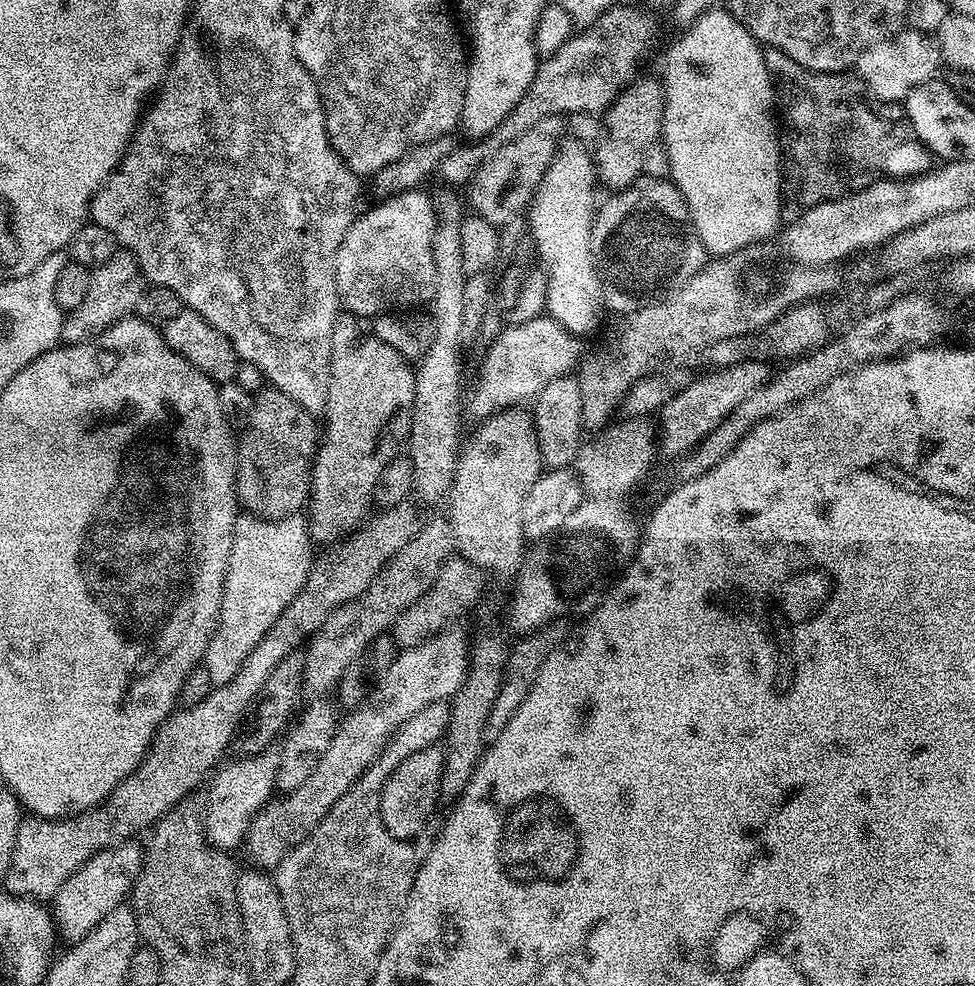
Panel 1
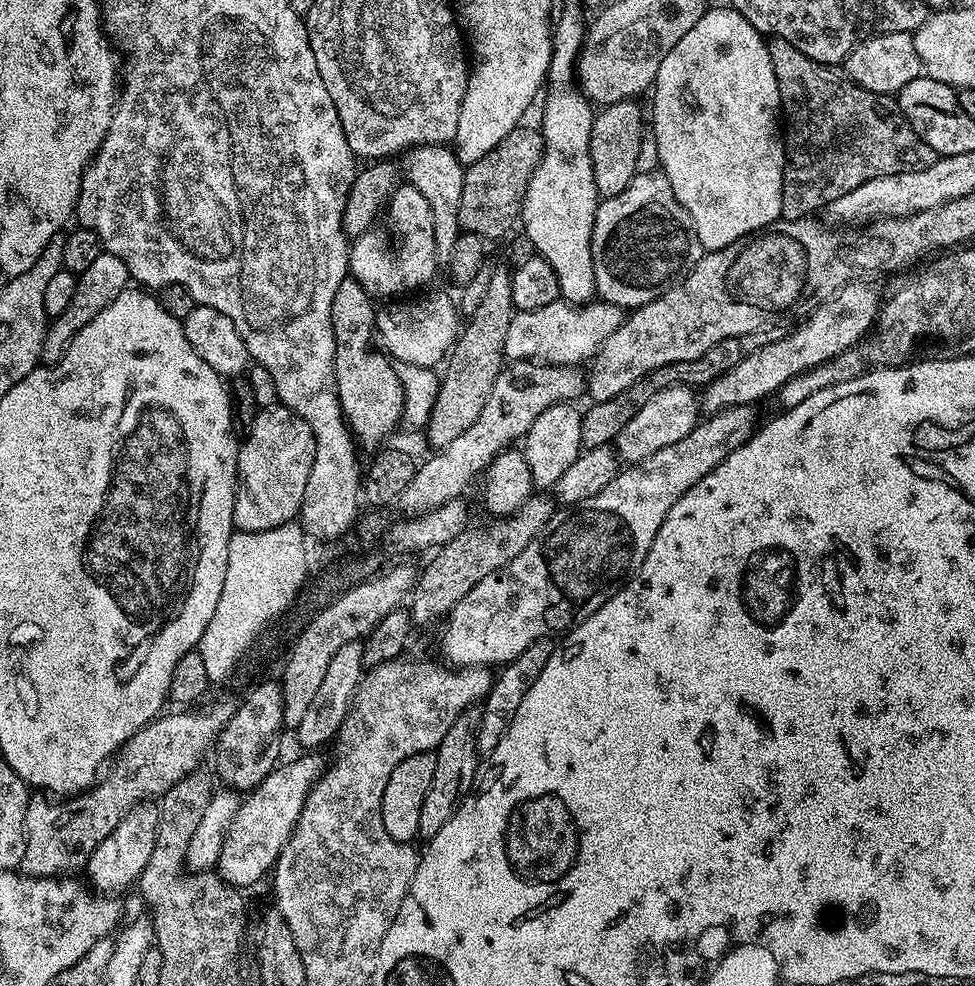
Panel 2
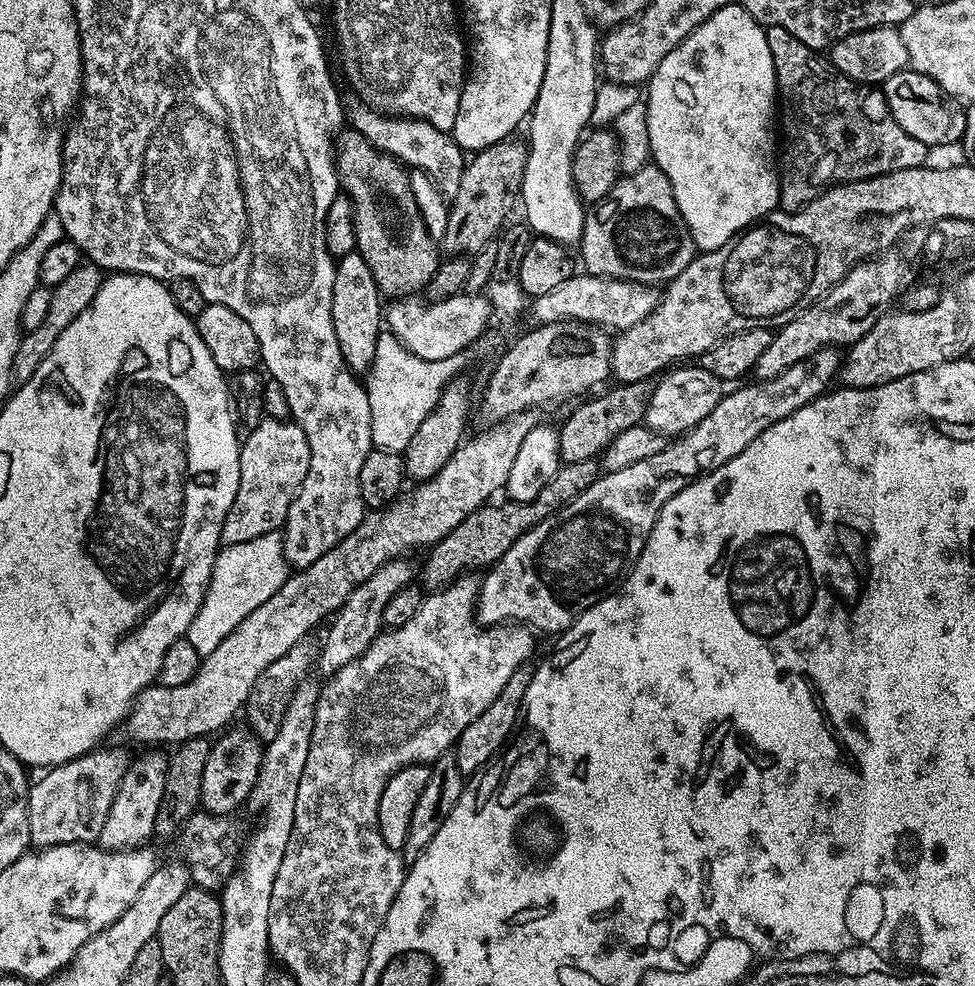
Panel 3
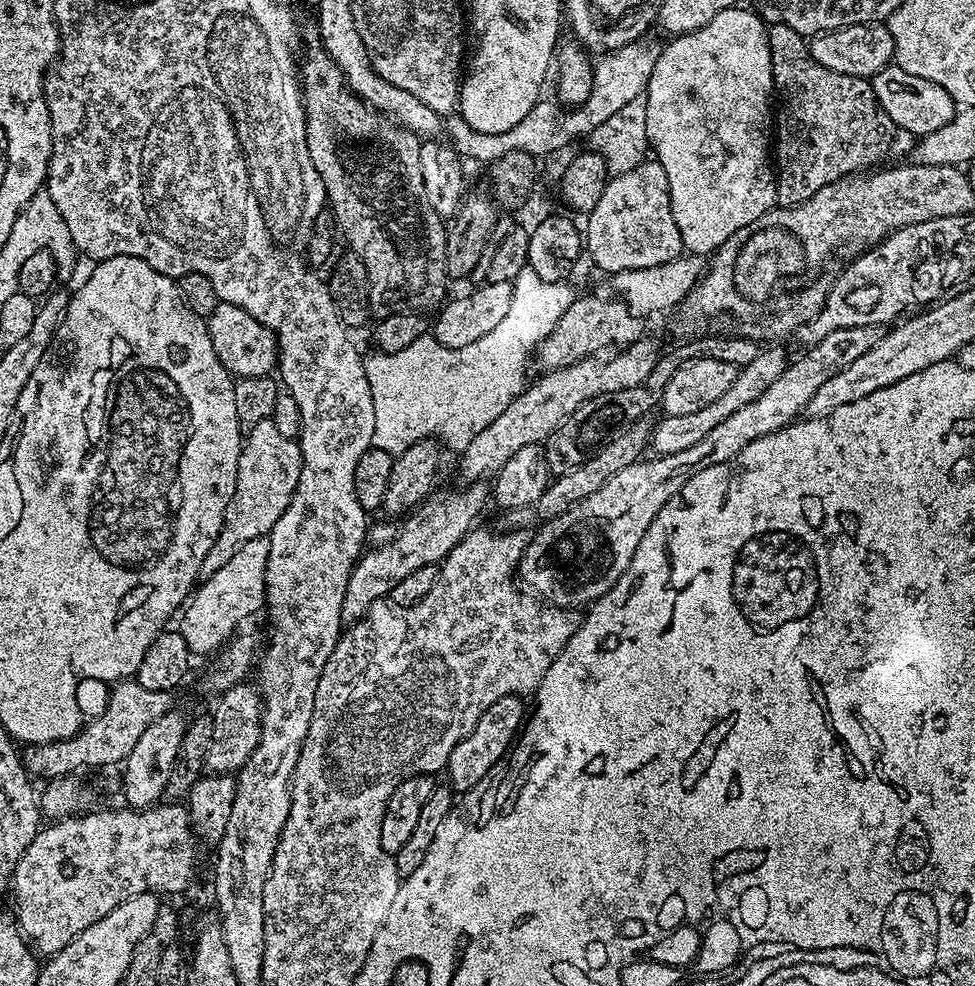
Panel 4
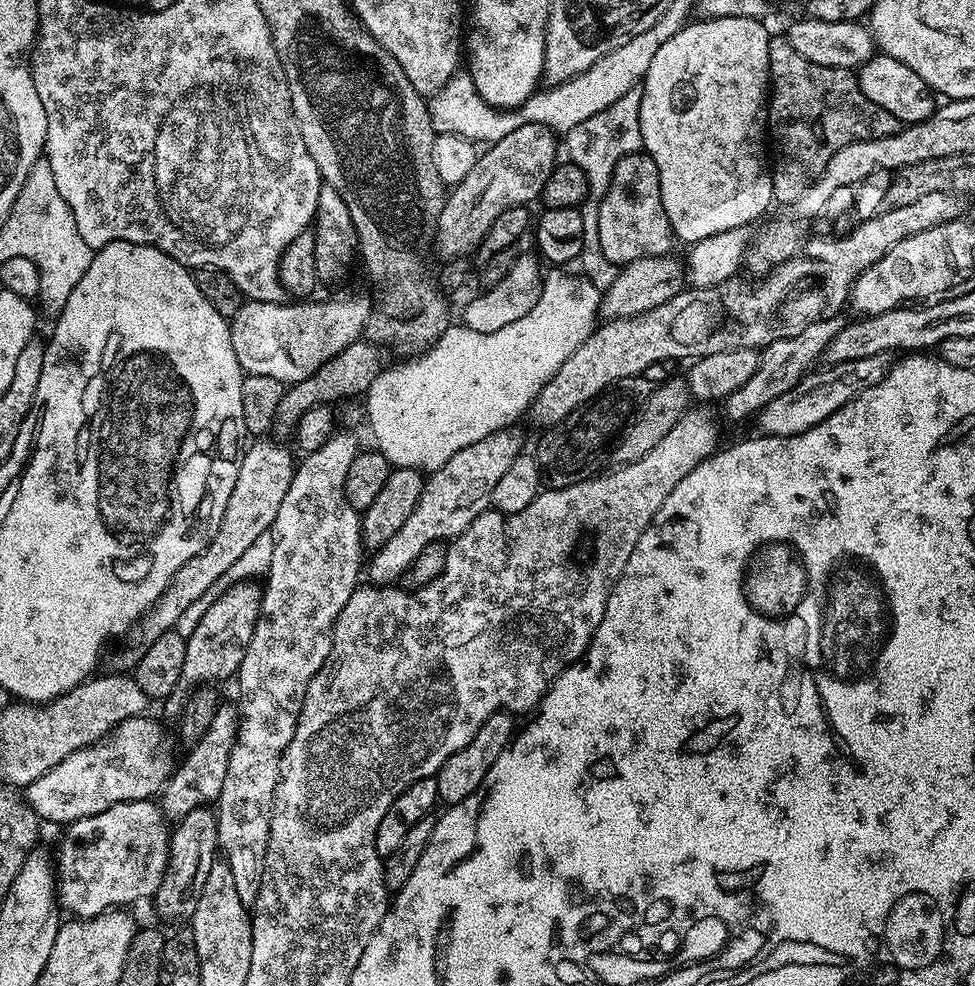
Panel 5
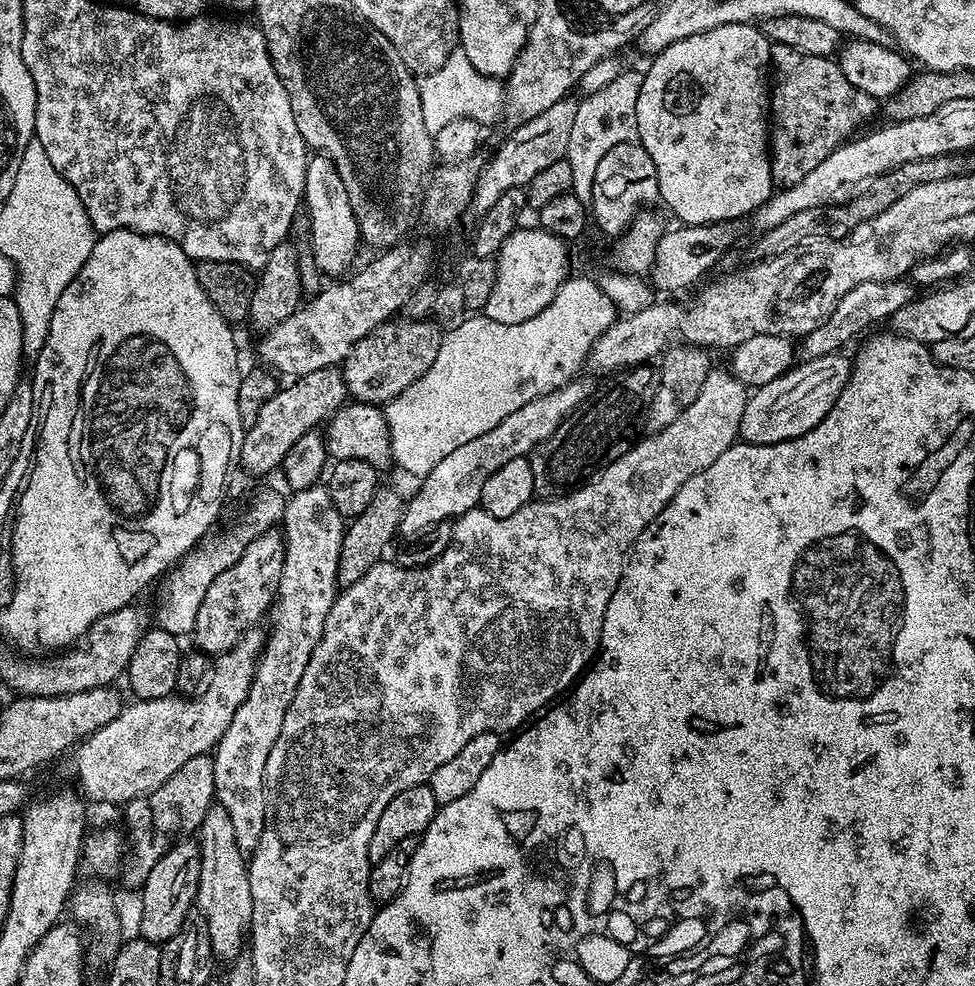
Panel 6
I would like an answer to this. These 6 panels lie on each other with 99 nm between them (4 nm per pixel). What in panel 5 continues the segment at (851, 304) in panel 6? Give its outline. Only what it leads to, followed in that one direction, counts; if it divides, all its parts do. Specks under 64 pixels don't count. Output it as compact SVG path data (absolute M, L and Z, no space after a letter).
M837 314L826 319L811 323L801 333L791 335L790 338L779 339L765 345L759 353L759 364L749 381L744 382L736 391L732 391L725 397L722 407L727 416L732 420L744 420L752 415L757 415L774 398L791 391L800 382L808 371L813 369L812 365L823 357L826 346L830 344L834 336L844 328L845 317Z

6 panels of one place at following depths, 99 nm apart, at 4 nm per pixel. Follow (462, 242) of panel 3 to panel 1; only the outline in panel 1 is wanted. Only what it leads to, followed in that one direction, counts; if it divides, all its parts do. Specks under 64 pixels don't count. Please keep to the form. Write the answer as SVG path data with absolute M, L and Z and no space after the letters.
M564 116L542 118L534 122L530 130L522 130L518 138L506 142L502 150L486 158L486 162L478 166L474 178L466 186L466 204L471 215L486 218L486 222L497 226L517 219L531 205L536 187L542 182L550 162L554 162L556 149L566 136L564 122Z

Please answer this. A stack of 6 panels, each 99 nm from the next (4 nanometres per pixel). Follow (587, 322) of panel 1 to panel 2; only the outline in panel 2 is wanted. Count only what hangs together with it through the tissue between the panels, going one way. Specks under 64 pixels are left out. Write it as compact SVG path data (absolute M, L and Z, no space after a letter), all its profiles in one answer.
M568 4L555 17L556 29L550 32L552 37L552 53L550 54L550 66L546 69L546 89L548 88L548 97L544 100L544 113L540 116L540 124L538 130L544 139L544 150L540 153L540 160L536 163L536 169L532 172L530 182L526 186L526 198L524 199L524 210L522 213L522 224L524 220L523 235L530 238L533 249L539 255L544 257L544 260L550 262L550 266L554 270L554 274L558 276L558 286L560 287L560 295L567 300L569 304L581 305L589 303L596 296L596 279L594 278L594 262L592 261L592 227L594 226L594 218L596 217L596 206L598 197L595 188L592 187L589 169L586 167L586 116L584 120L584 104L586 105L586 97L579 87L574 83L576 80L576 60L580 56L580 51L584 45L584 33L586 31L586 19L575 8L574 5Z

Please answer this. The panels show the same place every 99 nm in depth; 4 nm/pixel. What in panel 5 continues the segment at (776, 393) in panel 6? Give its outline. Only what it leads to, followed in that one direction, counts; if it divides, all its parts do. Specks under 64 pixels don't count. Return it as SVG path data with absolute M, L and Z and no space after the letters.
M889 353L874 354L870 358L862 358L858 362L842 362L821 367L821 372L813 371L804 376L791 391L774 398L758 413L759 431L765 436L793 436L802 434L818 422L832 417L840 411L843 404L849 404L855 396L859 396L868 388L880 385L882 378L890 367Z

